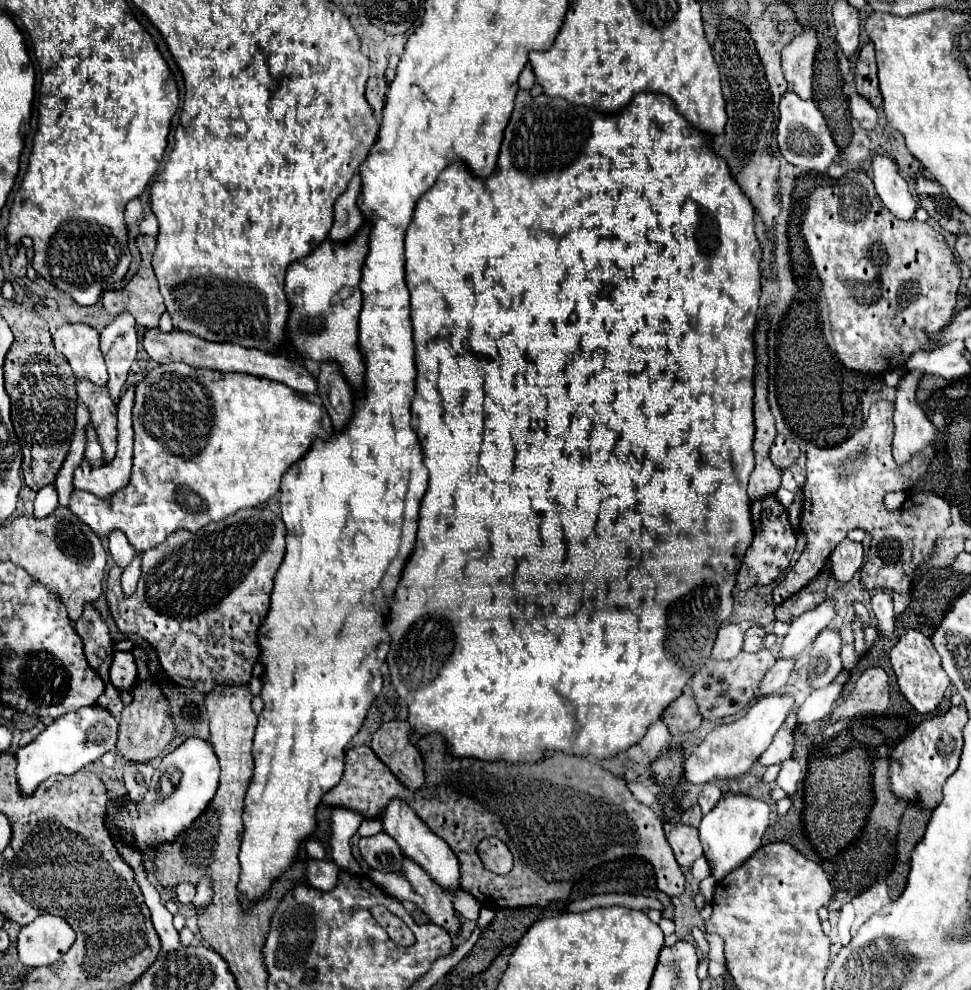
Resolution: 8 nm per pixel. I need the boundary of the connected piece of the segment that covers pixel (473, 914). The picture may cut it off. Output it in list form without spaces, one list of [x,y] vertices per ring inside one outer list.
[[[458,890],[454,896],[452,896],[452,902],[454,902],[454,908],[460,916],[468,918],[468,920],[476,920],[478,918],[478,912],[480,912],[480,902],[474,900],[468,892],[464,890]]]

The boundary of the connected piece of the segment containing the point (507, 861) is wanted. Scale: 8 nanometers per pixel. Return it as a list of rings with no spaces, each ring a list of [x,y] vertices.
[[[484,838],[478,844],[478,856],[482,864],[496,874],[508,874],[512,870],[512,854],[498,838]]]

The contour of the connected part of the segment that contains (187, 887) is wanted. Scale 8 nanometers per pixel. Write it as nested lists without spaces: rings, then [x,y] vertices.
[[[182,882],[182,884],[176,886],[176,898],[178,898],[178,902],[182,902],[182,904],[190,904],[194,894],[196,894],[196,886],[194,886],[194,884]]]

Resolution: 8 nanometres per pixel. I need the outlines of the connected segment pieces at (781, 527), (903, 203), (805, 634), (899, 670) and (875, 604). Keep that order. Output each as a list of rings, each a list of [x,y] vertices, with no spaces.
[[[774,496],[752,502],[752,520],[754,520],[754,542],[746,550],[746,556],[738,570],[736,576],[738,590],[746,590],[750,586],[764,586],[778,580],[790,566],[790,558],[796,548],[796,532],[788,522],[788,512]]]
[[[872,156],[872,180],[880,200],[892,214],[896,214],[900,220],[914,218],[918,204],[914,202],[908,182],[902,178],[896,162],[890,156]]]
[[[834,596],[824,598],[824,602],[820,602],[816,608],[798,616],[790,626],[790,632],[784,636],[778,658],[798,656],[824,628],[830,628],[834,624],[836,616],[838,612]]]
[[[906,630],[904,636],[900,636],[900,640],[896,642],[896,646],[890,650],[890,662],[898,678],[900,692],[906,696],[906,700],[918,712],[932,712],[944,698],[944,690],[950,684],[948,674],[942,670],[940,654],[936,652],[936,648],[932,648],[932,640],[918,630]]]
[[[878,592],[872,596],[872,612],[876,618],[876,632],[882,636],[890,636],[894,632],[894,608],[892,596]]]

